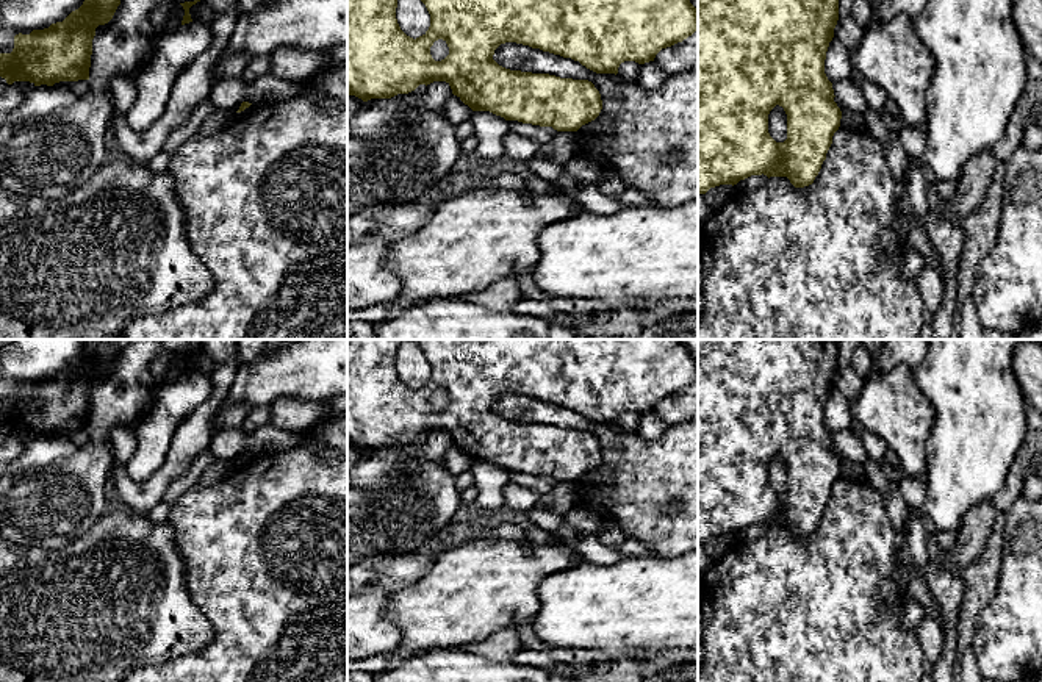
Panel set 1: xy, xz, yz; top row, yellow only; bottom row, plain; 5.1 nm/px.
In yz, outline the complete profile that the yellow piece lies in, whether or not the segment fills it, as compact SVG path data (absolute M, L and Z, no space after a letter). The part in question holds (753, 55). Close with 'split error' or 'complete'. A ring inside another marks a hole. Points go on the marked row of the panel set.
M698 0L698 192L720 185L737 185L751 175L787 177L795 188L814 183L832 136L840 127L842 111L834 102L832 83L825 74L825 59L839 20L839 0ZM776 106L787 114L787 139L776 142L768 133L768 114Z | complete

